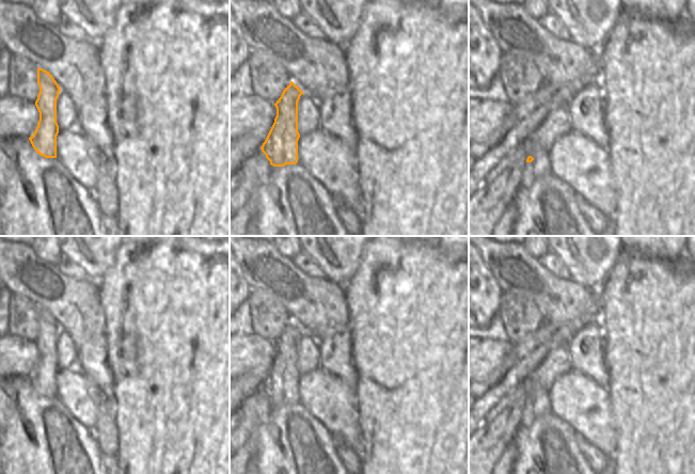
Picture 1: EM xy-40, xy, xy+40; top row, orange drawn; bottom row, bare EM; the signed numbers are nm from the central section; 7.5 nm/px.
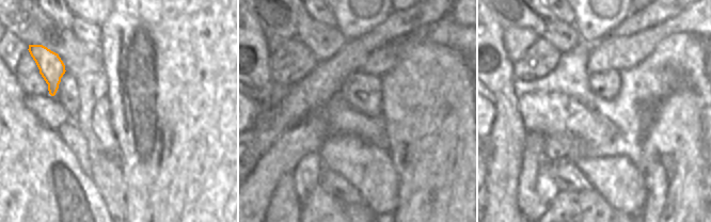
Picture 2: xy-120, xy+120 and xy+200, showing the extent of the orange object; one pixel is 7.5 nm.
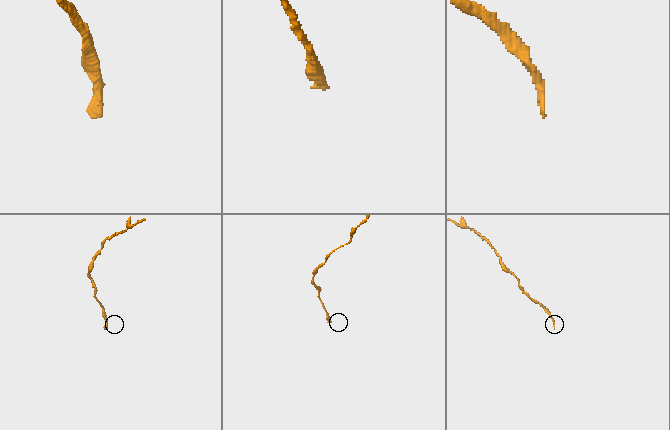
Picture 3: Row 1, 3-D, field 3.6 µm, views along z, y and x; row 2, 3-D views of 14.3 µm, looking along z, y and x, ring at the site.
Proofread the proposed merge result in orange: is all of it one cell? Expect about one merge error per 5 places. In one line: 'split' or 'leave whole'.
split

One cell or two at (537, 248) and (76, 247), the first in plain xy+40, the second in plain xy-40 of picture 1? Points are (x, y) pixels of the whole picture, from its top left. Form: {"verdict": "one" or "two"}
{"verdict": "two"}

